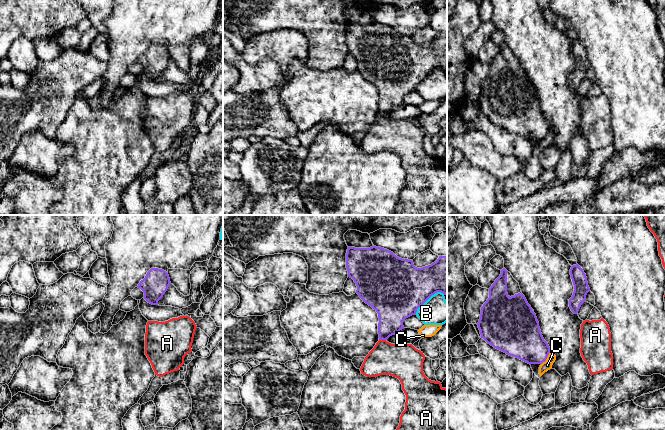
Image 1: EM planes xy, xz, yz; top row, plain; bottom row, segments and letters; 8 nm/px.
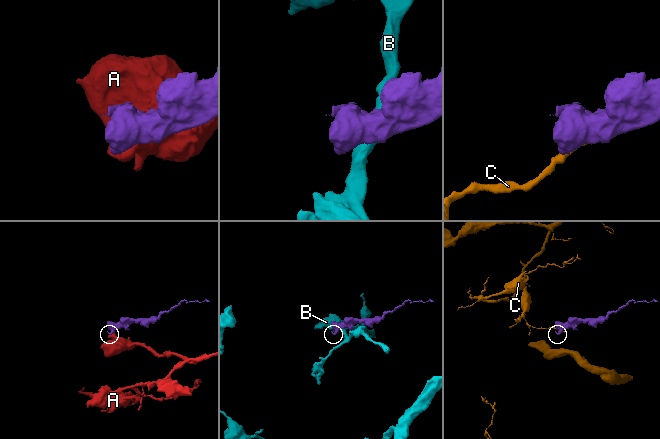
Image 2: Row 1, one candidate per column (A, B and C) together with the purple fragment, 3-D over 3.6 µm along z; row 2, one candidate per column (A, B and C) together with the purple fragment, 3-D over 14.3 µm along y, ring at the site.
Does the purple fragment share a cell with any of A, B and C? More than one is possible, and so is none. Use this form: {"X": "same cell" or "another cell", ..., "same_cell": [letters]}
{"A": "another cell", "B": "another cell", "C": "another cell", "same_cell": []}

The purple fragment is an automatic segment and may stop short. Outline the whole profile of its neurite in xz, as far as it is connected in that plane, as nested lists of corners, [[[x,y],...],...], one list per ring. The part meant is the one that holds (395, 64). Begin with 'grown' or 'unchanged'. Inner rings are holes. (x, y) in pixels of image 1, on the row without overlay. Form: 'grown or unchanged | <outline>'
unchanged | [[[348,23],[346,44],[348,53],[356,59],[356,69],[378,89],[379,116],[387,116],[404,105],[404,96],[415,91],[417,85],[432,71],[437,68],[447,70],[446,32],[439,32],[431,41],[417,44],[412,36],[399,34],[393,28],[381,23]]]

